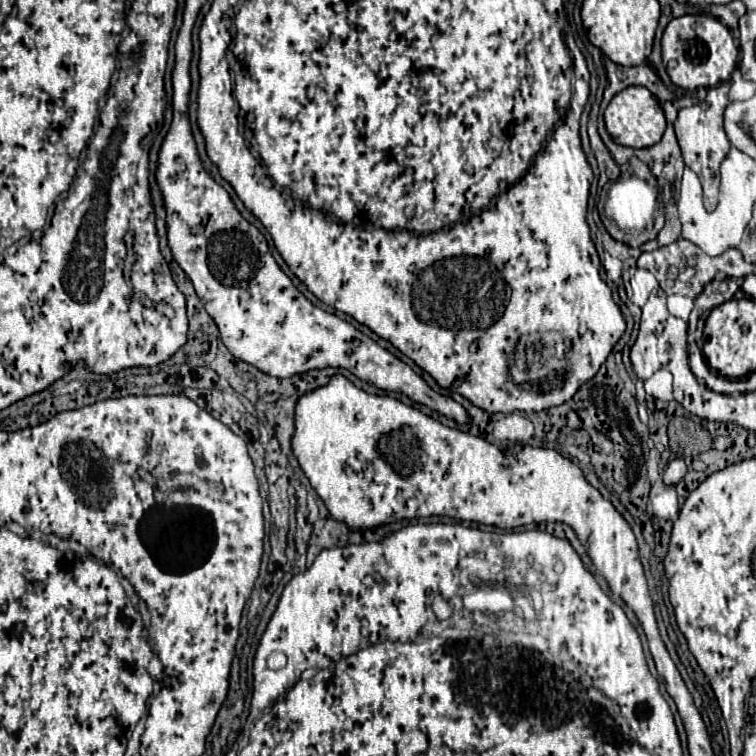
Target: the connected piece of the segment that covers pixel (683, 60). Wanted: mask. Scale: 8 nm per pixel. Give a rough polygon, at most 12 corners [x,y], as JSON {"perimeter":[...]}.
{"perimeter":[[711,15],[663,33],[663,63],[683,89],[731,79],[739,49]]}

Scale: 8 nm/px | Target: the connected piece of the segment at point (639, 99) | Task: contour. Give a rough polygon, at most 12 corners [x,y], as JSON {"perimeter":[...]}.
{"perimeter":[[627,87],[605,109],[615,143],[661,141],[665,113],[649,89]]}

